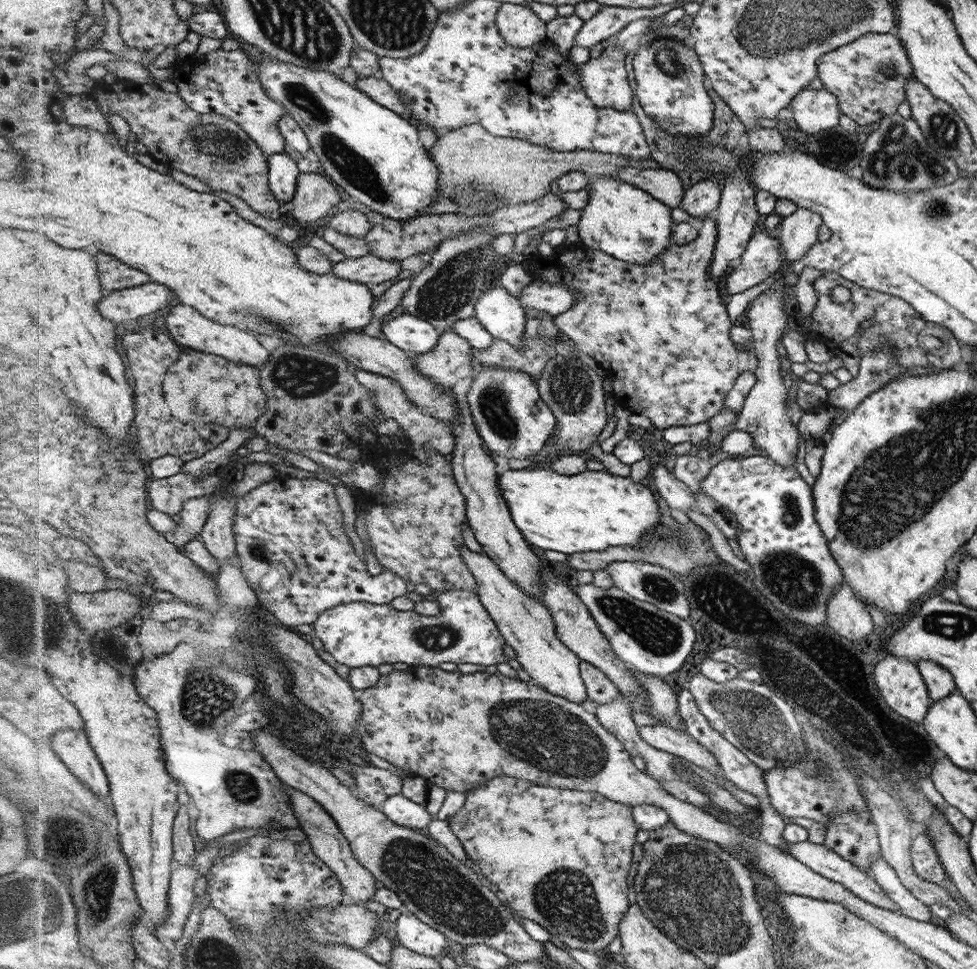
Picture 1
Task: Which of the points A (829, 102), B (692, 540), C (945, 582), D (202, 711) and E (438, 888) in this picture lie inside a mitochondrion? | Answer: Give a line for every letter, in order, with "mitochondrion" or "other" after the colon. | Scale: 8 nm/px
A: other
B: mitochondrion
C: other
D: mitochondrion
E: mitochondrion

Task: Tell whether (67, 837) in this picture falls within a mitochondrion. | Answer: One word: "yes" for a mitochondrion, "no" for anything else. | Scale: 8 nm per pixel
yes

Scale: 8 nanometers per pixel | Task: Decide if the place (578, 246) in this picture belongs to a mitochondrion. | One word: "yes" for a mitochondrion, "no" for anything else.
no

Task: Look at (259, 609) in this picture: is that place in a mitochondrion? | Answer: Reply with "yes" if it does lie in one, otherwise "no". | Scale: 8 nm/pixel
no

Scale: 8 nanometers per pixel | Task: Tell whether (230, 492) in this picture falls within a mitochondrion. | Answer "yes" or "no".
no

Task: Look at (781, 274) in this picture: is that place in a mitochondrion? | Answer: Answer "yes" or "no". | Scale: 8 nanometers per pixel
no

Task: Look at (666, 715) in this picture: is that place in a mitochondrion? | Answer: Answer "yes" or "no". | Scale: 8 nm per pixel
no

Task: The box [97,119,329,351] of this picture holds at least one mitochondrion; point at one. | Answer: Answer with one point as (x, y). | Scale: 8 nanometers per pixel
(213, 140)

